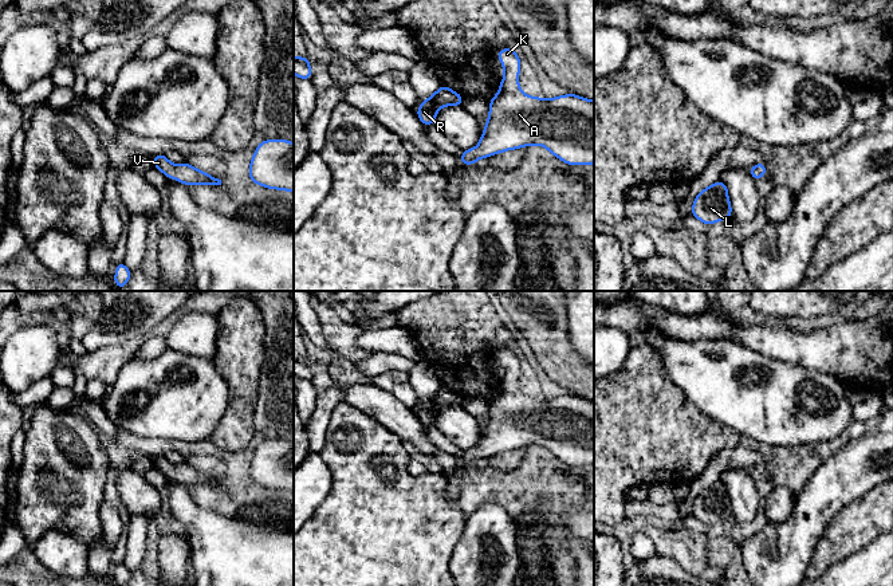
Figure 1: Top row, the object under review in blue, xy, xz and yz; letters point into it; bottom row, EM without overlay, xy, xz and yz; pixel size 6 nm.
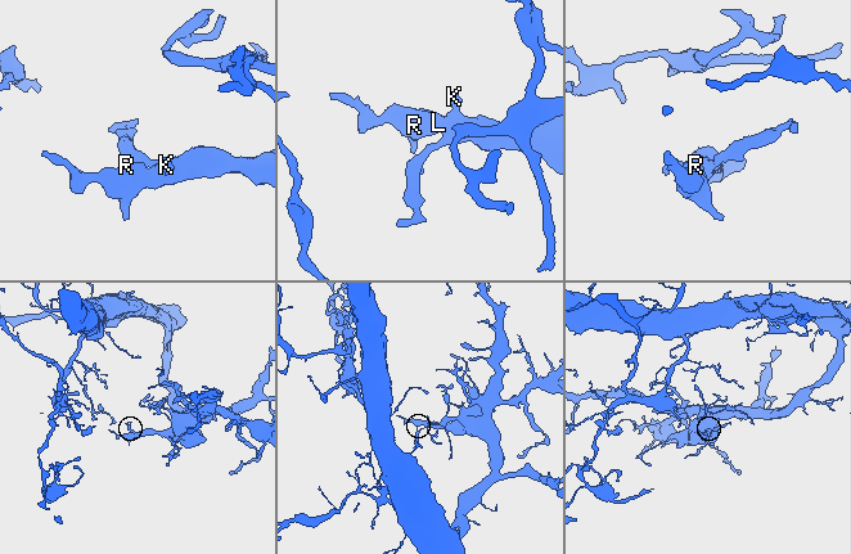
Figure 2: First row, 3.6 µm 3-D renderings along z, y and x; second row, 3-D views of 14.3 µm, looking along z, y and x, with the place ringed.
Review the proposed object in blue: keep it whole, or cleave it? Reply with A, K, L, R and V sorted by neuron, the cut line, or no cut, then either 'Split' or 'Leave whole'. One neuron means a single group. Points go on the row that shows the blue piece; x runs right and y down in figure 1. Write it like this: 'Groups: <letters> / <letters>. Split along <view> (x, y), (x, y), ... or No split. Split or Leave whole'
Groups: A K L R V. No split. Leave whole

